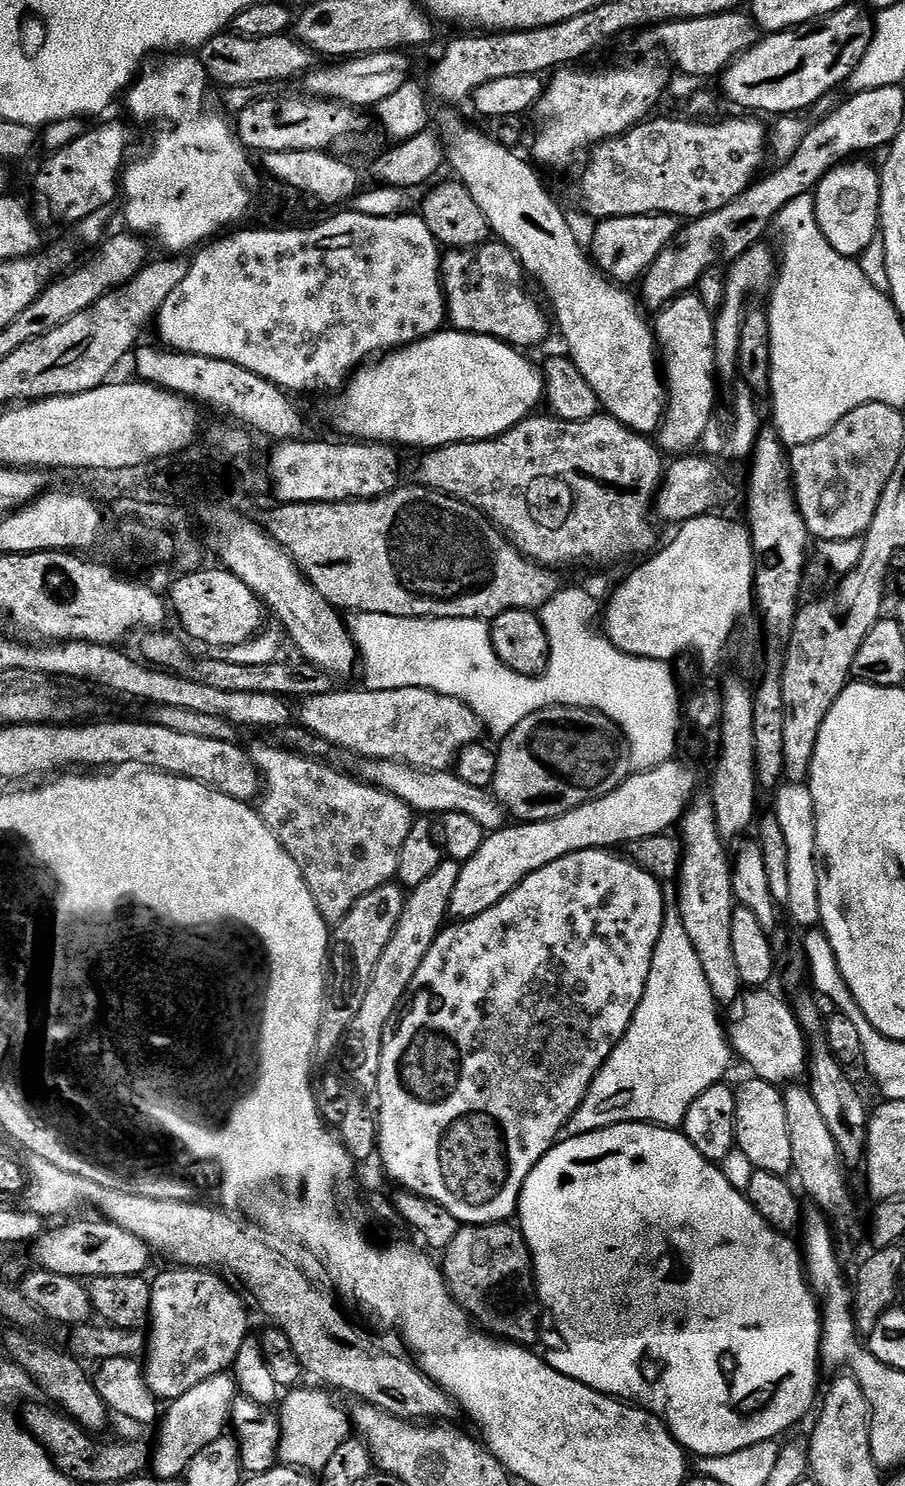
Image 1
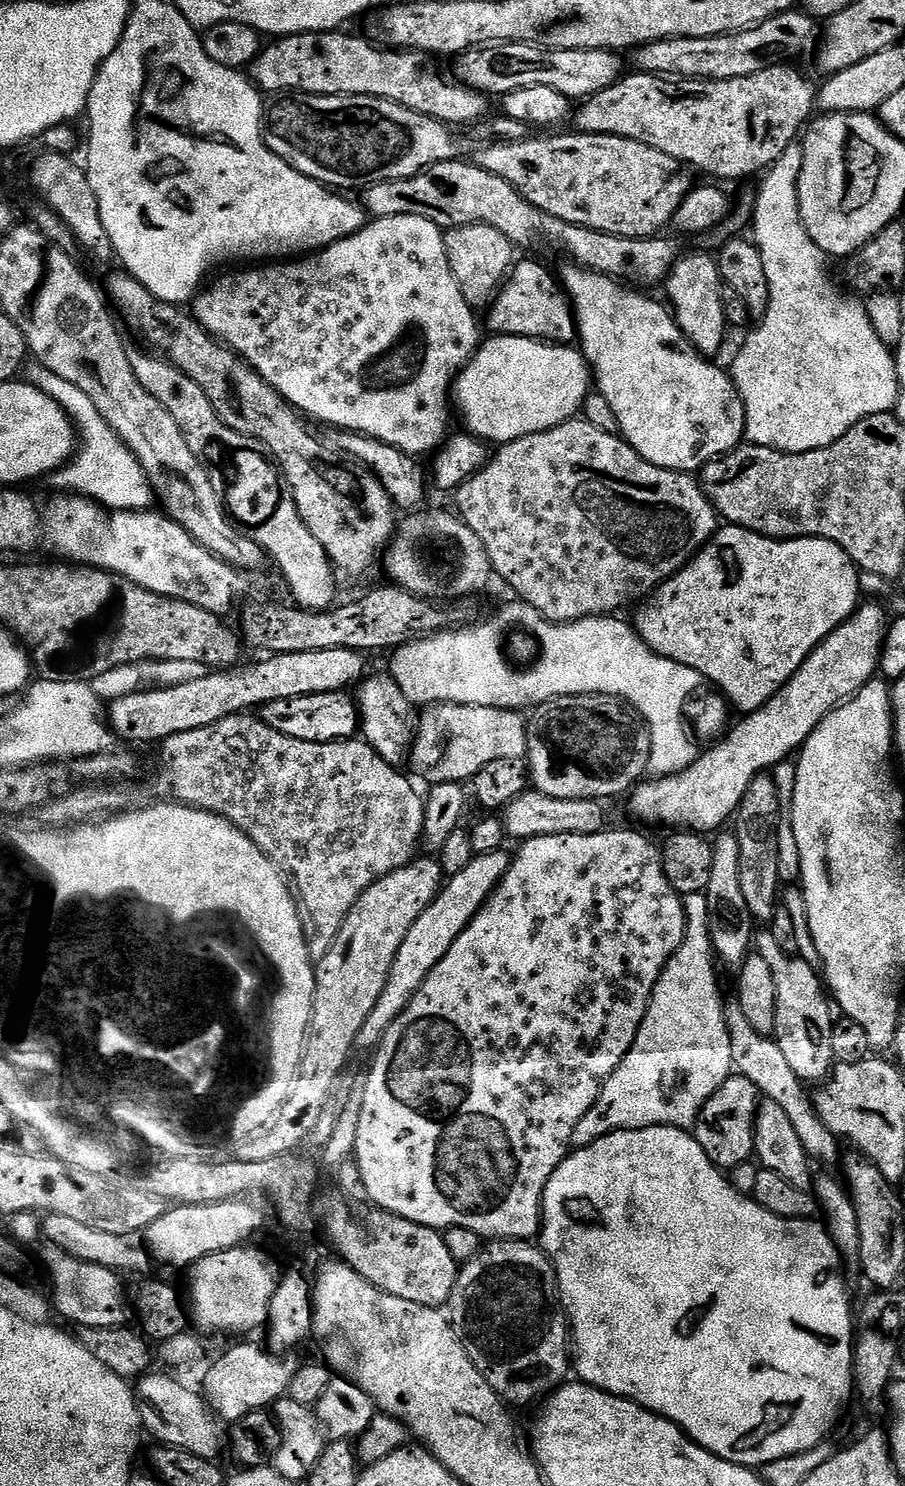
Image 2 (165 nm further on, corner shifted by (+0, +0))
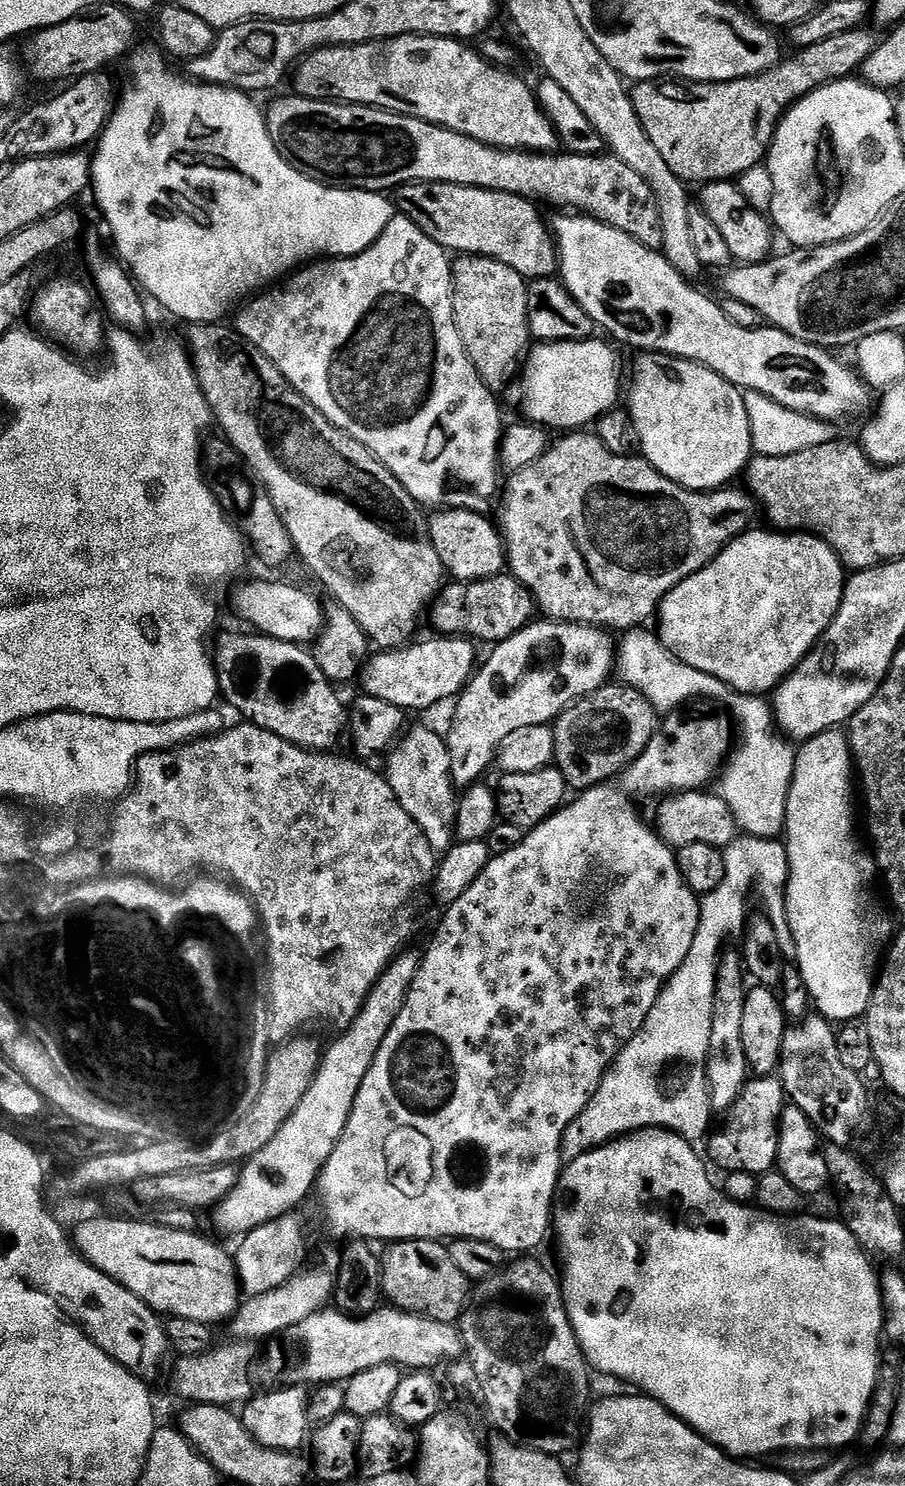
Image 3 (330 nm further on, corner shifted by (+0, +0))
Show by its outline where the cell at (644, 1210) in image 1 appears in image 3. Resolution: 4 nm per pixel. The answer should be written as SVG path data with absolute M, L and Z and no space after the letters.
M645 1128L645 1129L643 1129L643 1130L641 1130L641 1131L639 1131L639 1132L633 1132L633 1133L631 1133L631 1134L629 1134L629 1135L626 1135L626 1136L622 1136L622 1137L619 1137L619 1138L617 1138L617 1139L615 1139L615 1140L609 1140L609 1141L608 1141L608 1143L607 1143L607 1144L603 1144L603 1146L601 1146L601 1148L595 1148L595 1149L594 1149L594 1150L590 1150L590 1151L589 1151L589 1152L587 1152L587 1153L586 1153L586 1154L582 1154L582 1158L578 1158L578 1159L577 1159L577 1160L575 1160L575 1161L574 1161L574 1162L570 1162L570 1163L569 1163L569 1164L567 1164L567 1165L566 1165L566 1167L565 1167L565 1168L564 1168L564 1169L563 1169L563 1171L561 1171L561 1174L560 1174L560 1186L559 1186L559 1188L557 1188L557 1190L556 1190L556 1198L555 1198L555 1200L553 1200L553 1202L552 1202L552 1219L553 1219L553 1221L554 1221L554 1240L555 1240L555 1236L556 1236L556 1240L557 1240L557 1242L558 1242L558 1243L560 1243L560 1264L561 1264L561 1266L562 1266L562 1267L564 1267L564 1276L563 1276L563 1275L562 1275L562 1291L563 1291L563 1294L564 1294L564 1305L565 1305L565 1306L566 1306L566 1310L567 1310L567 1311L568 1311L568 1317L569 1317L569 1318L570 1318L570 1322L571 1322L571 1323L572 1323L572 1329L573 1329L573 1330L574 1330L574 1334L575 1334L575 1335L576 1335L576 1337L577 1337L577 1338L578 1338L578 1342L579 1342L579 1343L580 1343L580 1348L581 1348L581 1350L583 1350L583 1351L584 1351L584 1357L585 1357L585 1358L586 1358L586 1359L587 1359L587 1360L588 1360L588 1363L589 1363L589 1365L591 1365L591 1367L592 1367L592 1368L593 1368L593 1369L595 1369L595 1371L596 1371L596 1368L597 1368L597 1370L598 1370L598 1371L600 1371L600 1372L605 1372L605 1374L606 1374L606 1375L608 1375L608 1376L617 1376L617 1378L618 1378L618 1379L620 1379L620 1380L629 1380L629 1382L630 1382L630 1383L632 1383L632 1384L633 1384L633 1386L634 1386L634 1387L636 1387L636 1388L633 1388L633 1389L636 1389L636 1390L640 1390L640 1389L643 1389L643 1391L644 1391L644 1392L645 1392L645 1393L647 1393L647 1395L649 1395L649 1396L651 1396L651 1397L652 1397L652 1399L653 1399L653 1400L656 1400L656 1401L658 1401L658 1403L660 1403L660 1404L661 1404L661 1405L662 1405L662 1406L666 1406L666 1410L667 1410L667 1411L668 1411L668 1412L673 1412L673 1413L674 1413L674 1415L676 1415L676 1416L677 1416L677 1417L678 1417L678 1418L679 1418L679 1419L680 1419L680 1421L682 1421L682 1422L683 1422L683 1423L684 1423L684 1424L688 1424L688 1425L690 1425L690 1427L692 1427L692 1428L693 1428L693 1430L695 1430L695 1431L696 1431L696 1433L698 1433L698 1435L699 1435L699 1436L701 1436L701 1437L702 1437L702 1439L704 1439L704 1440L706 1440L706 1441L708 1441L708 1443L709 1443L709 1444L712 1444L712 1445L714 1445L714 1446L715 1446L715 1448L719 1448L719 1449L720 1449L720 1451L721 1451L721 1452L723 1452L723 1453L724 1453L724 1455L725 1455L725 1456L731 1456L731 1457L733 1457L733 1458L735 1458L735 1459L737 1459L737 1460L739 1460L739 1461L741 1461L741 1462L768 1462L768 1461L764 1461L764 1460L772 1460L772 1459L774 1459L774 1458L775 1458L775 1456L808 1456L808 1455L810 1455L810 1454L811 1454L811 1452L828 1452L828 1453L824 1453L824 1454L832 1454L832 1453L835 1453L835 1452L836 1452L836 1451L837 1451L837 1450L844 1450L844 1449L847 1449L847 1448L844 1448L844 1447L846 1447L846 1446L847 1446L847 1444L848 1444L848 1443L850 1443L850 1442L851 1442L851 1440L853 1440L853 1441L855 1441L855 1440L856 1440L856 1439L857 1439L857 1437L859 1437L859 1434L860 1434L860 1427L862 1427L862 1426L863 1426L863 1425L864 1425L864 1422L865 1422L865 1419L866 1419L866 1417L867 1417L867 1414L868 1414L868 1405L869 1405L869 1404L871 1404L871 1403L872 1403L872 1395L873 1395L873 1394L874 1394L874 1390L875 1390L875 1389L876 1389L876 1380L877 1380L877 1378L878 1378L878 1377L879 1377L879 1376L880 1376L880 1365L881 1365L881 1363L882 1363L882 1347L881 1347L881 1348L880 1348L880 1340L881 1340L881 1344L882 1344L882 1337L883 1337L883 1336L884 1336L884 1307L883 1307L883 1306L882 1306L882 1298L881 1298L881 1297L880 1297L880 1281L879 1281L879 1279L878 1279L878 1272L877 1272L877 1269L875 1269L875 1270L874 1270L874 1269L872 1269L872 1264L871 1264L871 1262L872 1262L872 1263L873 1263L873 1261L872 1261L872 1260L871 1260L871 1259L870 1259L870 1256L869 1256L869 1253L867 1253L867 1252L865 1252L865 1251L864 1251L864 1249L863 1249L863 1248L861 1248L861 1247L860 1247L860 1243L859 1243L859 1242L857 1242L857 1240L856 1240L856 1239L855 1239L855 1238L854 1238L854 1234L850 1234L850 1230L849 1230L849 1229L848 1229L848 1227L846 1227L846 1225L844 1225L844 1224L843 1224L843 1223L842 1223L842 1222L841 1222L841 1221L840 1221L840 1220L839 1220L839 1219L836 1219L836 1218L833 1218L833 1220L823 1220L823 1218L822 1218L822 1217L820 1217L820 1216L808 1216L808 1215L809 1215L809 1214L797 1214L797 1215L795 1215L795 1216L773 1216L773 1215L771 1215L771 1214L769 1214L769 1213L767 1213L767 1212L765 1212L765 1211L763 1211L763 1210L761 1210L761 1209L760 1209L760 1208L759 1208L759 1207L756 1207L756 1206L749 1206L749 1205L746 1205L746 1204L739 1204L739 1203L738 1203L738 1202L734 1202L734 1201L733 1201L733 1200L730 1200L730 1199L729 1199L729 1198L728 1198L728 1195L727 1195L727 1194L725 1194L725 1193L724 1193L724 1191L723 1191L723 1190L721 1190L721 1189L720 1189L720 1188L719 1188L719 1187L718 1187L718 1184L717 1184L717 1181L716 1181L716 1184L715 1184L715 1182L714 1182L714 1181L712 1181L712 1180L711 1180L711 1178L710 1178L710 1177L708 1177L708 1168L709 1168L709 1165L708 1165L708 1164L707 1164L707 1163L706 1163L706 1160L705 1160L705 1157L704 1157L704 1156L703 1156L703 1155L701 1155L701 1153L700 1153L700 1156L701 1156L701 1157L700 1157L700 1156L699 1156L699 1154L698 1154L698 1153L696 1153L696 1152L695 1152L695 1150L694 1150L694 1149L692 1149L692 1148L695 1148L695 1147L693 1147L693 1145L692 1145L692 1144L691 1144L691 1143L689 1143L689 1141L686 1141L686 1140L684 1140L684 1139L683 1139L683 1138L682 1138L682 1137L680 1137L680 1136L678 1136L678 1135L676 1135L676 1133L675 1133L675 1132L669 1132L669 1131L668 1131L668 1129L667 1129L667 1128Z

